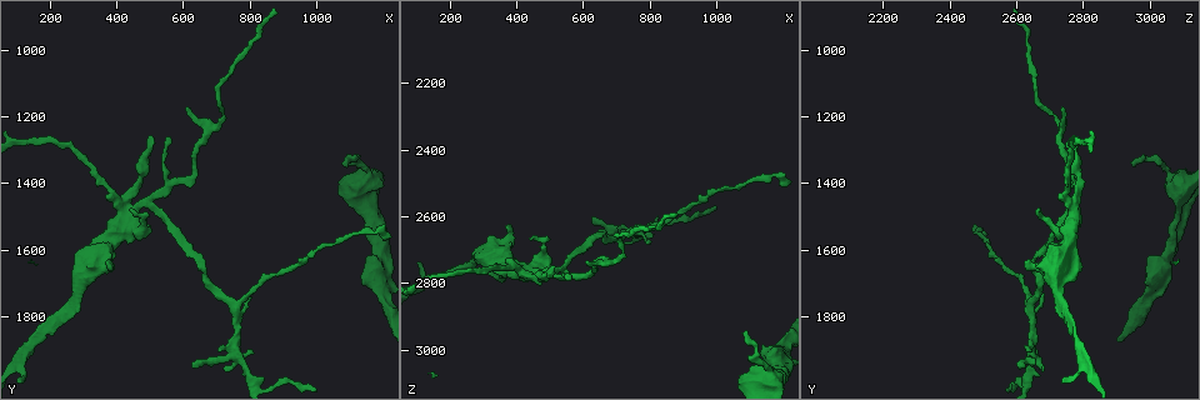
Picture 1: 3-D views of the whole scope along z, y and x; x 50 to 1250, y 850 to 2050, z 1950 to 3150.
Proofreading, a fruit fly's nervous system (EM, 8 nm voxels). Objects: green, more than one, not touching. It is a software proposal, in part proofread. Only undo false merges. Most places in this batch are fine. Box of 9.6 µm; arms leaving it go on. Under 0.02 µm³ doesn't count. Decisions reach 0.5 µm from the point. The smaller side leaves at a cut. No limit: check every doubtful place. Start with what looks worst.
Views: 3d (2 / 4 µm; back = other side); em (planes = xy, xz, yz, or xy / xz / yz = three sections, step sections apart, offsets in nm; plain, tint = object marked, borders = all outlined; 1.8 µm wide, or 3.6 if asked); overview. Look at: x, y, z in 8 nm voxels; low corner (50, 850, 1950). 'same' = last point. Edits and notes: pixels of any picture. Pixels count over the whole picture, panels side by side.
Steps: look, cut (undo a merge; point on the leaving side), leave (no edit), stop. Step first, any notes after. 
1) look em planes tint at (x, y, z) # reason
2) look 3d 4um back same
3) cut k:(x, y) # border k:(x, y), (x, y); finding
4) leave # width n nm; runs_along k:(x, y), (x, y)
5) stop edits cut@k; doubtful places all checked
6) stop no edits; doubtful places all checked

look 3d 4um at (440, 1500, 2770) # thin arm on a thick one

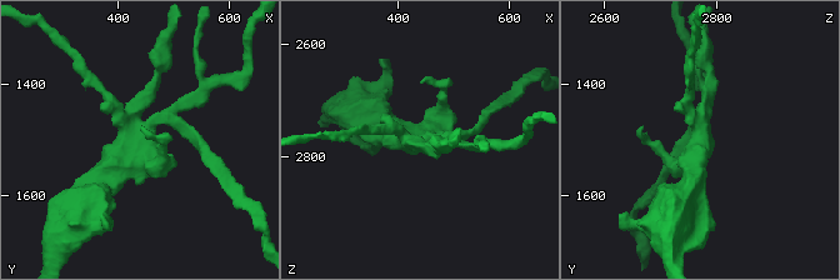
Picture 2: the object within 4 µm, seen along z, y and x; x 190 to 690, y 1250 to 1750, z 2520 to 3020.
look em xy step 16 tint at (445, 1490, 2765) # now the EM

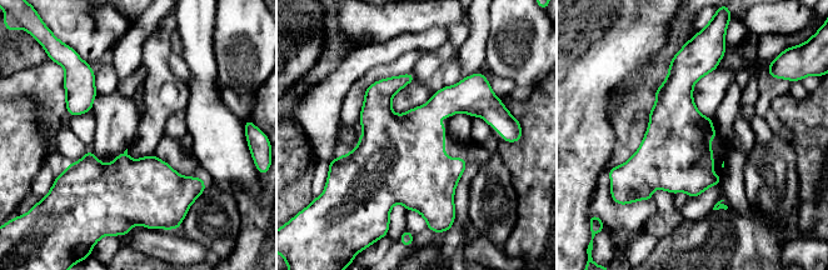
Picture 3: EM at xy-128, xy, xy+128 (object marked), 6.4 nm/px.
leave # all the same neuron

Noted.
look em planes tint at (770, 1930, 2640) # arms part here

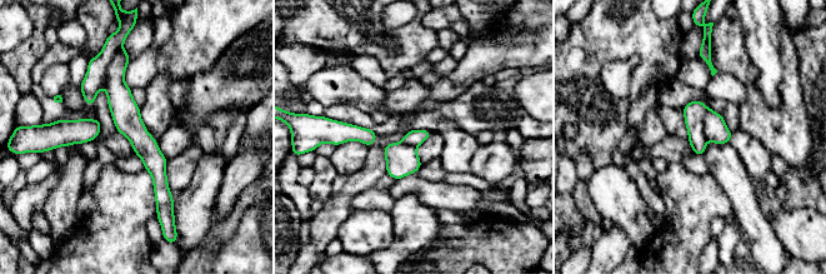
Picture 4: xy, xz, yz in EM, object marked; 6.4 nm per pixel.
cut 4:(715, 128) # two neurons meet here

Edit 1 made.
look 3d 2um at (750, 1760, 2640) # branch point

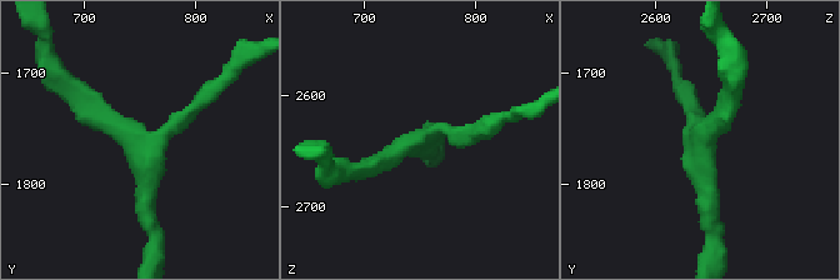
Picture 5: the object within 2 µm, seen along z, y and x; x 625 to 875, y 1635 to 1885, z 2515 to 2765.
look em xy step 8 tint at (742, 1758, 2646) # arms 3

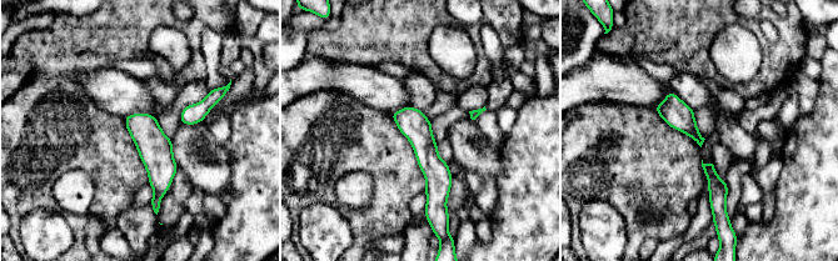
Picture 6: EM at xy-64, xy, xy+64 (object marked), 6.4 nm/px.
look em planes tint same

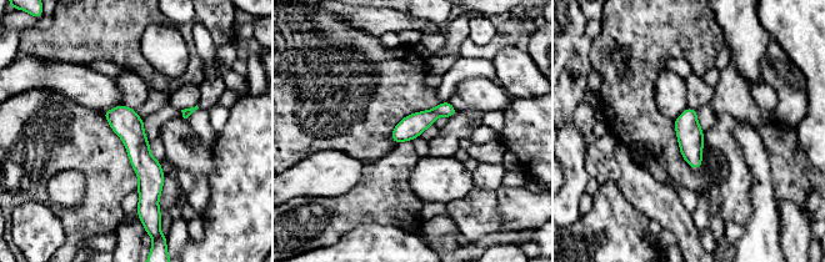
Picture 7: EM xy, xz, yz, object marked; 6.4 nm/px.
leave # width 150 nm; continuous, no second neuron

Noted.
look em planes plain at (320, 1660, 2720) # calibre changes

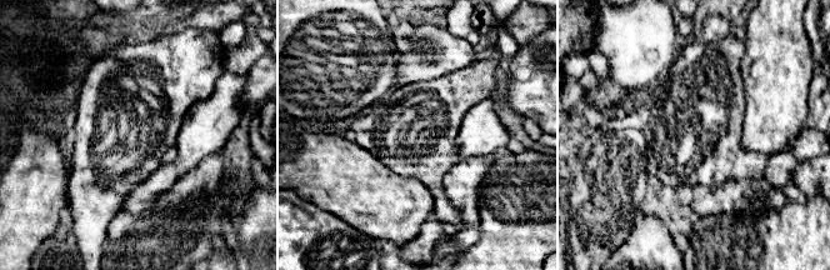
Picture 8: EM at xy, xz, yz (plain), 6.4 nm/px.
look em planes tint same # where the object lies

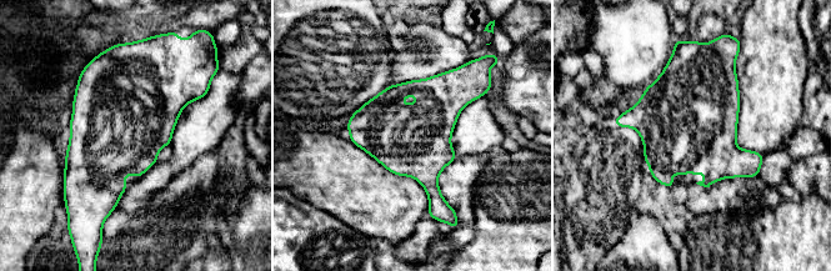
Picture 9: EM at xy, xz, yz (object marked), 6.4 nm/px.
leave # continuous, no second neuron

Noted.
stop edits cut@4; doubtful places all checked

